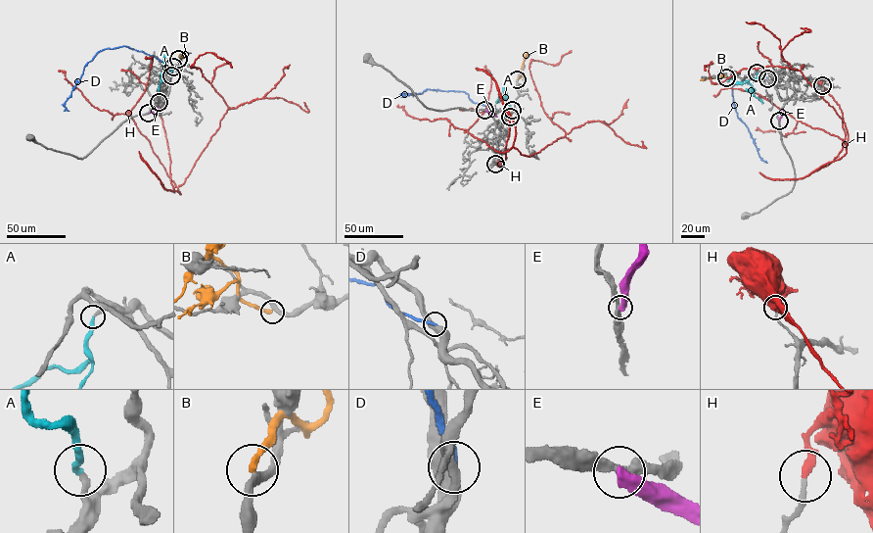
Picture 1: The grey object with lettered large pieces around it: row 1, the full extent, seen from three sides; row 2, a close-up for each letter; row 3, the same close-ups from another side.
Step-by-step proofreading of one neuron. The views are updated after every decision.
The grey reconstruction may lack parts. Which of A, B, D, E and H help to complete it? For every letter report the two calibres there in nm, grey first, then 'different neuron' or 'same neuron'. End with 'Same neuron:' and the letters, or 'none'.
A: 260 nm thick on the grey side, 280 nm on the other; same neuron
B: 300 nm thick on the grey side, 260 nm on the other; different neuron
D: 500 nm thick on the grey side, 240 nm on the other; different neuron
E: 340 nm thick on the grey side, 500 nm on the other; different neuron
H: 180 nm thick on the grey side, 360 nm on the other; different neuron
Same neuron: A

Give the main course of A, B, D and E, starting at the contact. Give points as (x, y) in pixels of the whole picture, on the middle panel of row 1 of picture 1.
A: (512, 110), (505, 98), (499, 96), (496, 102)
B: (517, 79), (527, 52)
D: (510, 117), (491, 106), (474, 103), (464, 91), (427, 89), (418, 94), (402, 94), (406, 96)
E: (484, 110), (497, 117)

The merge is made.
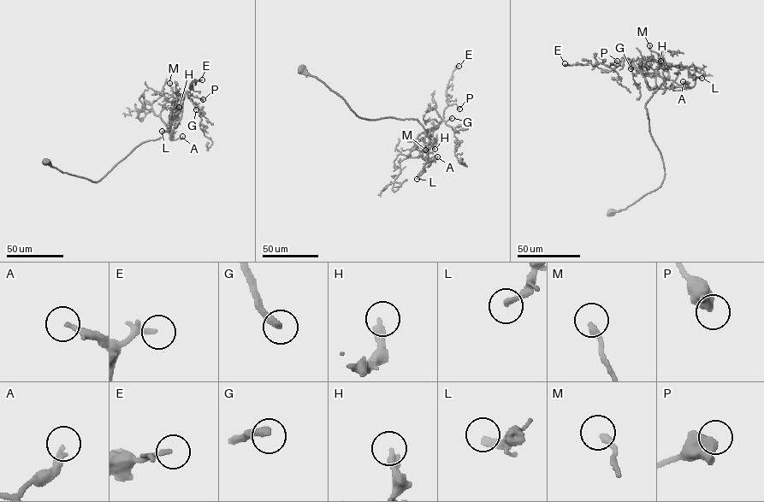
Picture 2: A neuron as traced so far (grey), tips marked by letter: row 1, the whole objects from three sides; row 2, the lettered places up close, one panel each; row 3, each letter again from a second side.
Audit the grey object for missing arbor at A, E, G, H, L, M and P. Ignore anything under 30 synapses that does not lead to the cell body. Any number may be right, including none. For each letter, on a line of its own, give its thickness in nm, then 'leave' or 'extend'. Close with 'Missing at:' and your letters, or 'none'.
A: 200 nm thick; leave
E: 140 nm thick; leave
G: 320 nm thick; extend
H: 380 nm thick; leave
L: 240 nm thick; extend
M: 280 nm thick; leave
P: 600 nm thick; leave
Missing at: G, L

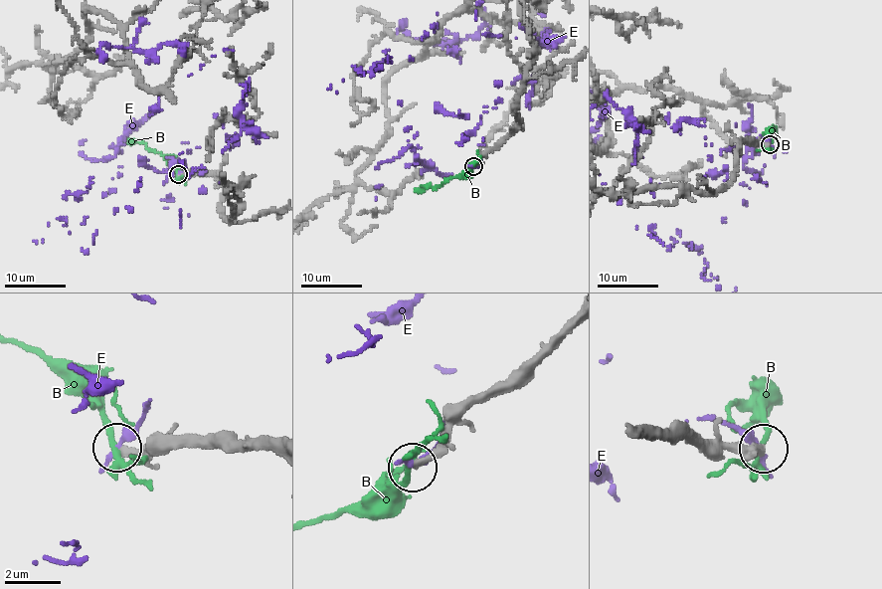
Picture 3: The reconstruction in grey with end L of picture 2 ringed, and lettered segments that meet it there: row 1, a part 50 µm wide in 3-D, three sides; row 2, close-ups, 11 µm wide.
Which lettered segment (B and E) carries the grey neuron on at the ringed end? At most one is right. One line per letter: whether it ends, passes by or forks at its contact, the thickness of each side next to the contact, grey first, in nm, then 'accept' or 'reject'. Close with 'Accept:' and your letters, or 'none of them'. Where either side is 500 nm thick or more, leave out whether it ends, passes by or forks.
B: it forks; calibres 280 and 160 nm; reject
E: it ends; calibres 280 and 320 nm; reject
Accept: none of them

